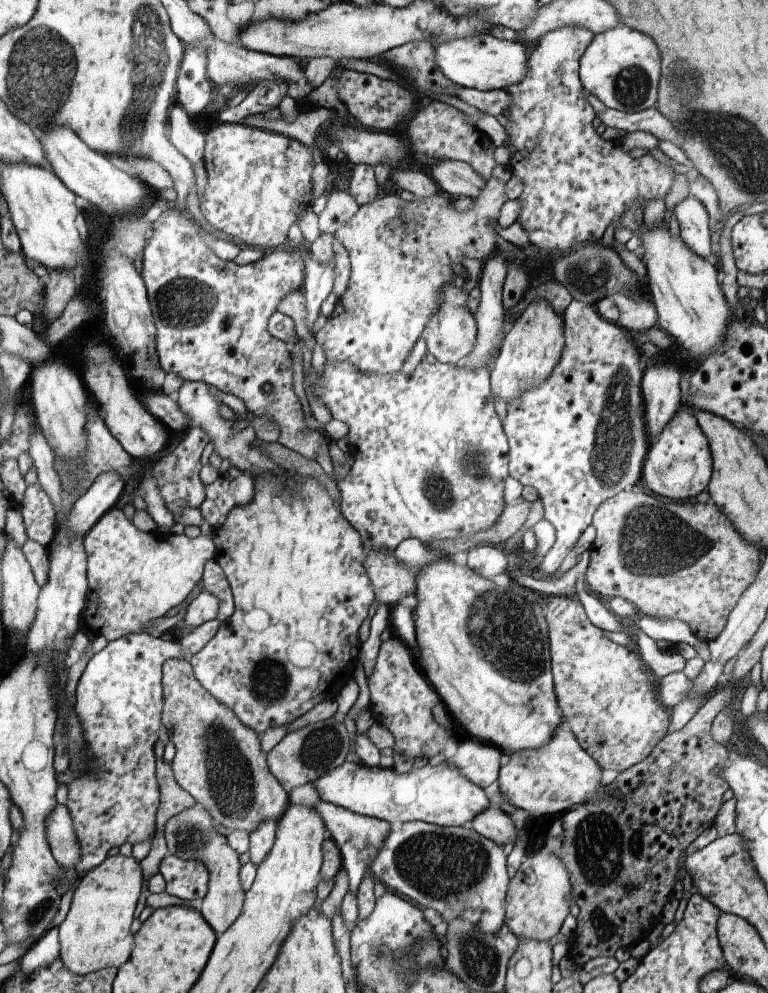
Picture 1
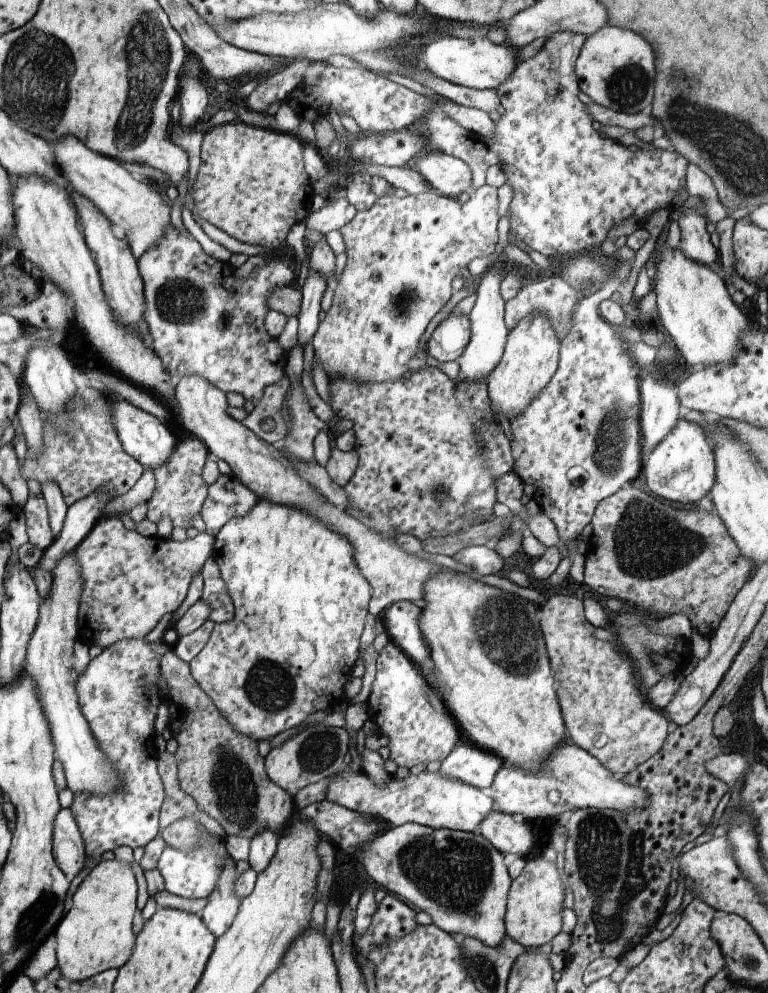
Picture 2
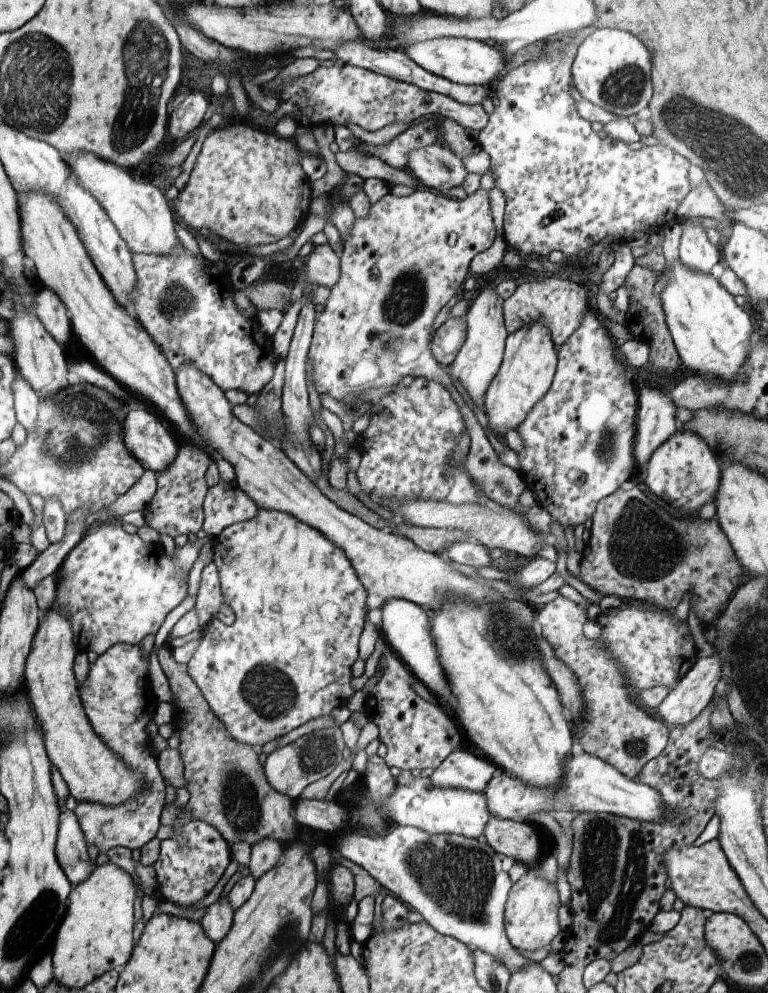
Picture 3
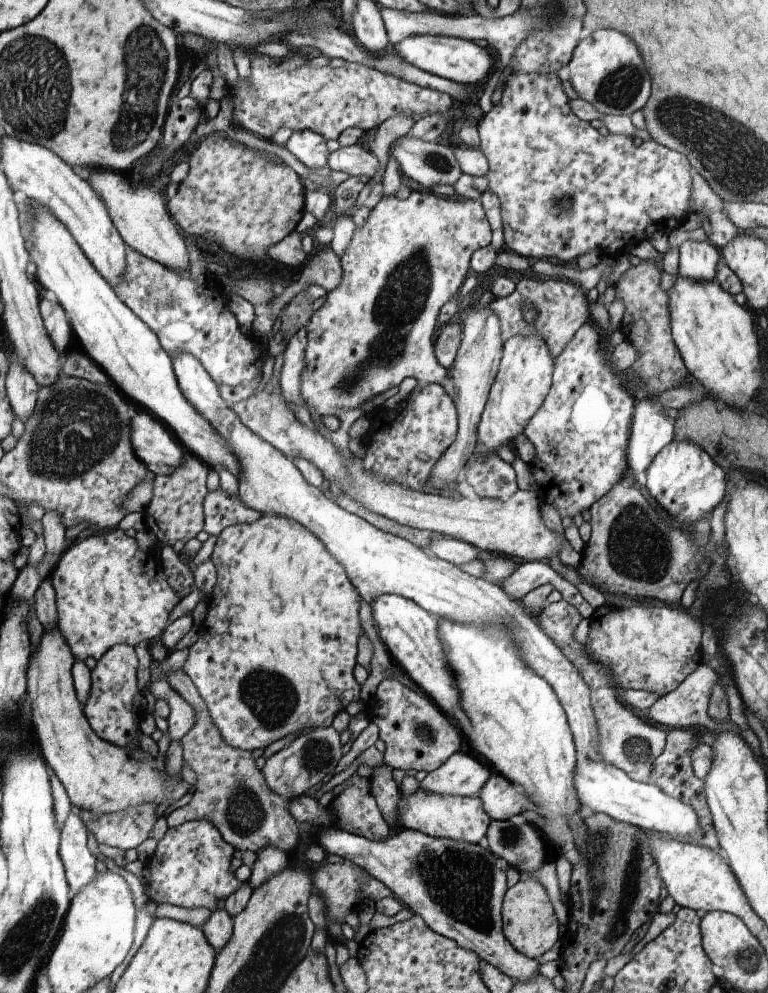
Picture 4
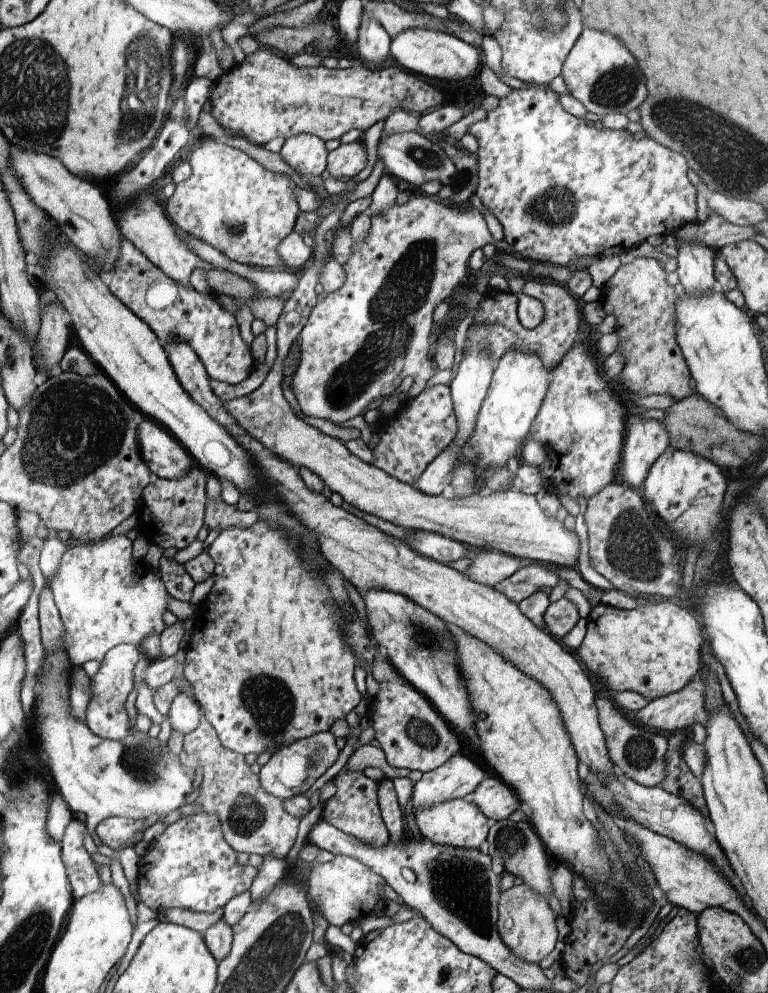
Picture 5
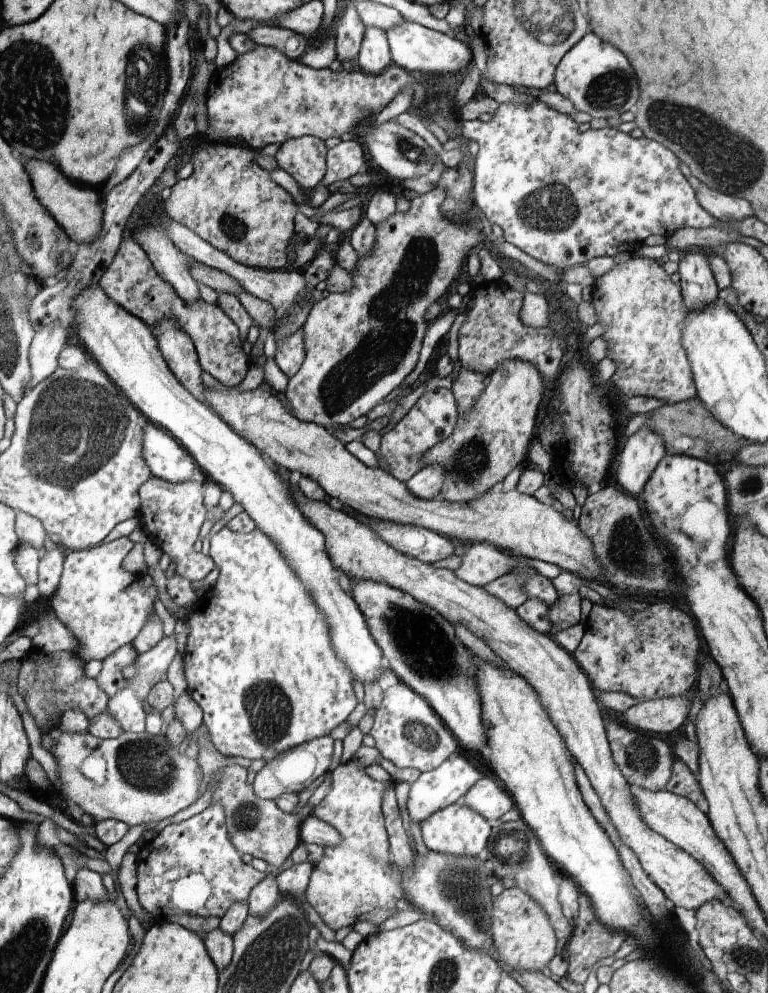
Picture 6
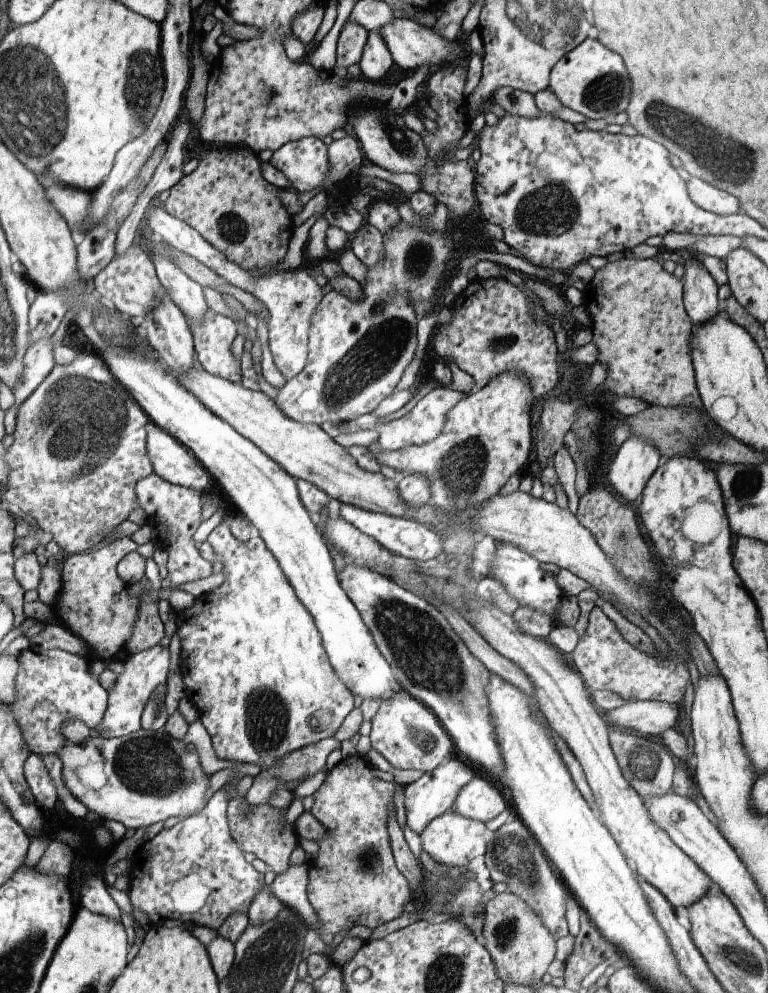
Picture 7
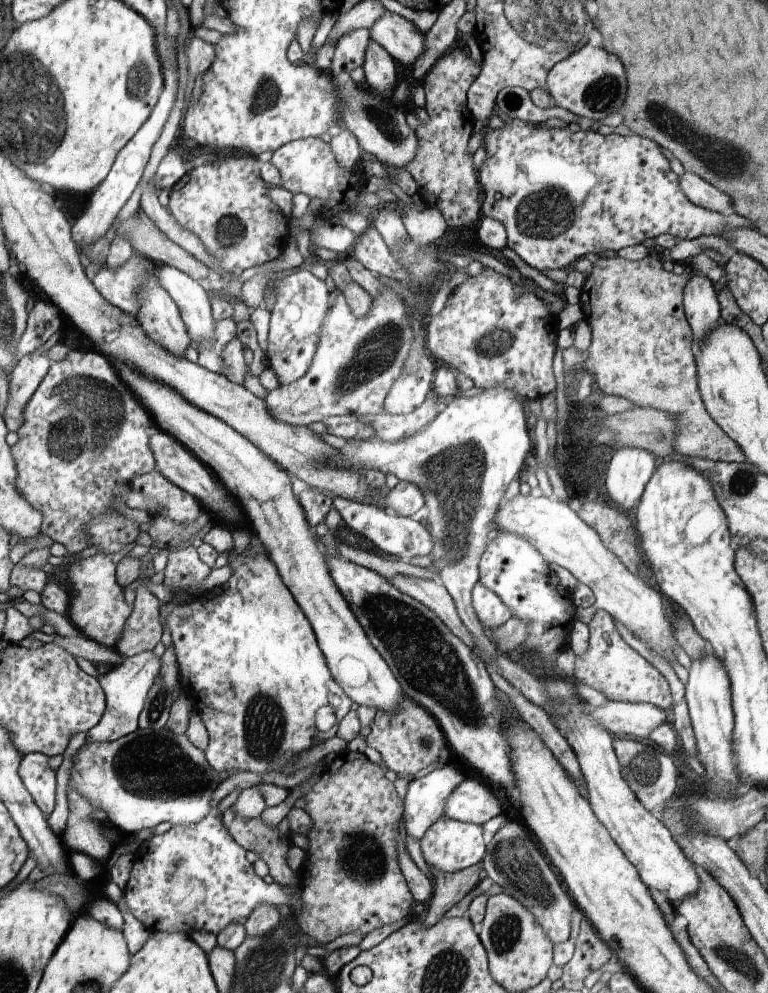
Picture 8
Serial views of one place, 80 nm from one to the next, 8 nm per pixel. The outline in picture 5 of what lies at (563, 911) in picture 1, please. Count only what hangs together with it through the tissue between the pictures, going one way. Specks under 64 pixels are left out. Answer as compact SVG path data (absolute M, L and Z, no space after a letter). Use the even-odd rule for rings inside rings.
M526 883L513 885L510 889L502 891L497 911L499 935L516 956L531 963L539 963L554 950L556 942L559 941L555 913L547 898L533 891Z

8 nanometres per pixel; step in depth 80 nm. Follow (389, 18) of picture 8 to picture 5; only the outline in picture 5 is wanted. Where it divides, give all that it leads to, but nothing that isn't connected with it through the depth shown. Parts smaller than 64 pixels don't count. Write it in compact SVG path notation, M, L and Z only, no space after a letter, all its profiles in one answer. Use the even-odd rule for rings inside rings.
M408 29L391 39L390 59L400 68L420 76L462 80L478 76L482 66L480 52L454 34L430 29Z

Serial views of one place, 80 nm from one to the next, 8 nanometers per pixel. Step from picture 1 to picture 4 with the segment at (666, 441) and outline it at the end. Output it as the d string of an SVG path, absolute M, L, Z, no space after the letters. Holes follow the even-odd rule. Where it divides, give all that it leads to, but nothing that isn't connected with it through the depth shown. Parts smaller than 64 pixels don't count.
M672 439L647 468L648 492L671 514L695 524L714 510L727 490L727 472L698 443Z

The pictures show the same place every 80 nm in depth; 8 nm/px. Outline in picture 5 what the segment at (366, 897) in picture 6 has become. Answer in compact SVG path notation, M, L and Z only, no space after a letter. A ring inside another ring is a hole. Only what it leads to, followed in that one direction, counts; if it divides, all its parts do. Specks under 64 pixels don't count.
M340 771L332 780L336 785L336 794L323 804L321 818L333 824L336 828L350 836L358 837L367 845L373 847L386 846L388 842L388 828L382 822L381 808L378 808L376 798L376 782L364 775L362 771ZM335 855L332 861L311 866L306 879L310 896L322 911L324 918L329 924L339 927L355 920L364 921L372 915L384 915L385 906L389 902L384 892L387 882L356 857Z

